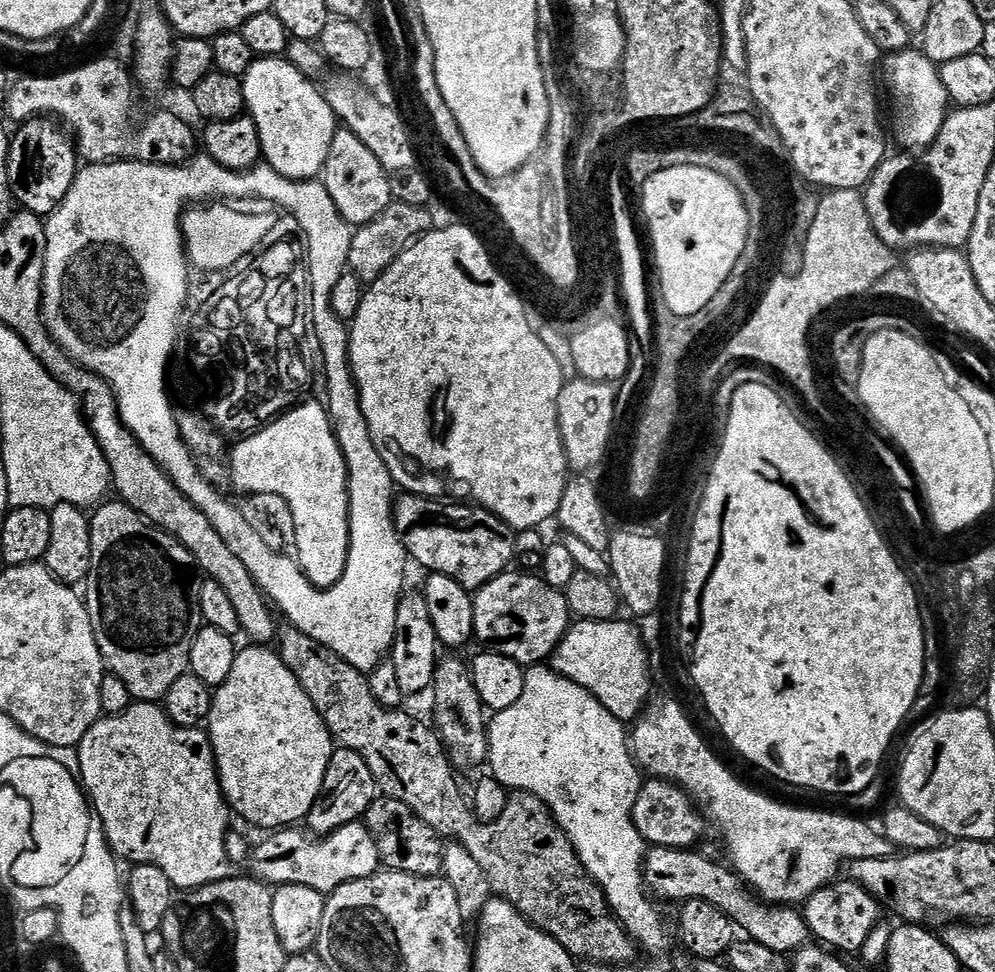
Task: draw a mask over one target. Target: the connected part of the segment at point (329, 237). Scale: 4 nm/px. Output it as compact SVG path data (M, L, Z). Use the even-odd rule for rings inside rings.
M200 154L191 162L185 162L179 166L174 164L143 164L137 160L122 160L107 164L89 164L81 167L77 171L73 185L70 186L65 200L47 217L44 226L46 230L46 258L44 259L44 285L42 286L44 324L49 332L51 332L52 337L60 344L60 347L65 348L69 356L75 359L76 363L80 364L83 368L89 368L94 374L98 374L103 380L108 381L109 386L111 386L113 392L116 394L116 401L120 407L120 416L124 420L124 425L135 434L140 445L150 452L160 463L161 468L172 477L172 481L180 487L182 494L190 497L192 504L202 509L206 514L206 518L210 518L214 530L218 530L218 534L222 534L226 546L233 551L234 555L241 559L242 564L246 566L246 570L250 570L251 576L256 580L256 584L263 589L265 597L278 610L280 608L284 612L284 618L289 623L292 623L296 629L300 629L304 634L310 635L310 638L314 638L315 641L321 642L322 645L330 650L334 650L339 657L346 662L350 662L359 672L365 674L371 673L389 655L392 639L394 638L396 607L400 605L400 597L405 591L404 567L410 564L410 557L404 550L404 543L400 541L400 535L396 532L396 523L392 520L392 506L394 503L392 476L388 473L386 466L382 462L382 454L378 454L378 450L370 438L370 430L366 426L366 418L360 409L360 396L356 393L356 382L352 378L352 369L348 367L348 340L332 340L332 356L328 356L328 362L326 362L326 352L324 352L324 360L312 360L312 370L308 374L304 374L302 378L308 378L310 376L310 378L316 378L316 382L282 384L279 388L280 396L264 396L264 392L260 392L260 404L268 404L268 400L272 400L272 404L280 404L280 416L289 416L289 413L296 412L297 409L308 408L308 405L316 405L316 408L320 408L320 411L323 412L324 419L327 420L328 431L331 432L332 436L332 444L338 444L344 455L344 461L348 467L348 561L346 562L346 570L343 572L342 578L338 580L334 587L327 588L325 592L319 592L317 588L310 586L310 582L300 573L298 565L288 560L279 560L276 556L270 555L268 549L265 548L265 543L258 542L256 534L252 532L252 528L245 527L244 520L240 519L240 515L236 515L236 512L232 511L232 508L229 508L224 502L220 502L220 492L212 492L210 484L206 484L206 482L200 480L198 470L192 467L187 453L184 452L184 448L180 446L180 441L177 440L176 430L173 428L172 416L169 416L168 404L165 404L164 391L161 391L161 373L164 369L164 360L168 355L169 345L172 342L170 316L178 314L178 305L185 298L186 285L182 282L182 266L186 262L186 256L184 256L184 240L180 234L180 215L183 214L184 207L191 200L238 200L242 206L278 206L280 210L287 210L294 213L295 216L300 216L300 220L303 220L303 227L307 228L308 235L311 237L315 306L316 308L332 310L331 295L334 294L334 286L338 284L340 276L348 268L348 255L350 254L350 242L352 241L353 229L341 218L340 211L334 206L334 198L330 198L330 194L326 194L323 183L319 179L291 180L275 172L266 162L261 163L255 168L250 168L246 172L226 170L226 166L218 166L218 162L214 162L207 154Z

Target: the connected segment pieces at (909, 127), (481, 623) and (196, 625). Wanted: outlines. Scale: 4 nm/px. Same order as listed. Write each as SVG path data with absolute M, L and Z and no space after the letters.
M912 51L891 53L883 61L882 76L884 72L892 91L892 104L896 107L897 142L904 150L923 150L938 138L950 111L950 101L946 86L942 86L939 67L929 61L923 51Z
M512 571L501 572L475 593L472 602L475 639L481 640L485 649L506 654L514 662L536 666L551 657L569 630L568 600L561 589L550 586L539 575Z
M104 502L91 513L92 529L90 530L90 574L86 581L88 596L86 592L86 603L90 622L94 626L94 638L98 642L98 650L102 654L107 671L111 675L122 678L126 682L126 690L130 690L133 701L136 702L160 702L164 695L178 682L178 678L189 671L190 650L194 646L194 638L198 638L201 628L205 627L202 606L200 605L200 586L202 583L202 573L196 566L196 560L169 532L164 532L160 528L155 528L136 513L130 506L122 502L108 504Z

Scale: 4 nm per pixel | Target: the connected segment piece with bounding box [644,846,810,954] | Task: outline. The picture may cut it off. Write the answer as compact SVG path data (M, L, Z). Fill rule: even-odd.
M649 847L644 858L644 882L649 893L655 894L661 901L663 901L662 899L677 900L677 902L705 900L718 906L718 910L726 913L747 939L762 942L762 946L770 946L770 950L775 952L795 954L809 943L810 929L808 923L804 921L803 911L792 906L773 906L761 900L759 895L740 879L740 875L736 871L706 862L696 850Z

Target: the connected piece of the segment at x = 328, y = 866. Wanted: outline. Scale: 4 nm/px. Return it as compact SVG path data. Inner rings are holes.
M357 822L342 826L329 836L317 838L296 826L273 831L252 852L251 875L272 886L297 884L310 886L314 890L330 894L346 882L358 878L370 878L381 871L378 846L370 834L367 824Z

